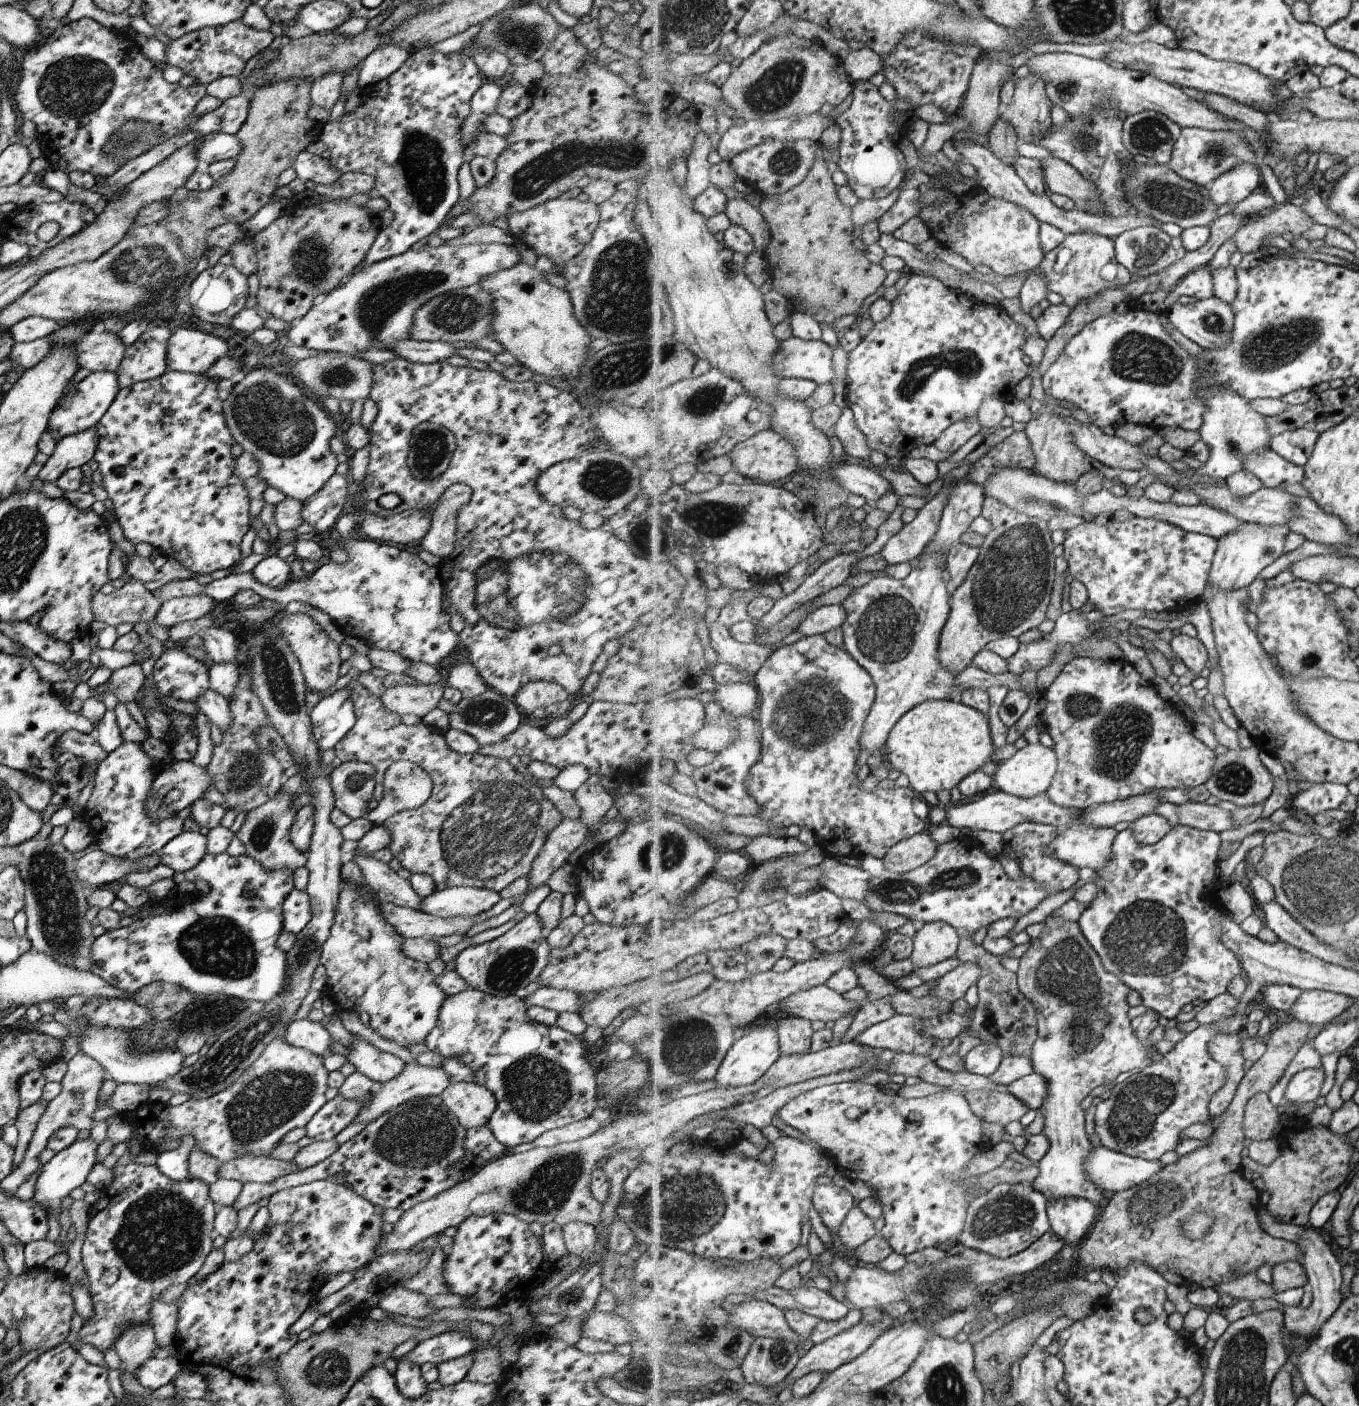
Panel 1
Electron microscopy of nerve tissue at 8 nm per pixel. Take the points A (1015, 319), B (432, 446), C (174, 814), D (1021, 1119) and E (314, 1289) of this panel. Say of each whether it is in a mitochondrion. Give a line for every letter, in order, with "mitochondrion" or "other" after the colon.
A: other
B: mitochondrion
C: other
D: other
E: other

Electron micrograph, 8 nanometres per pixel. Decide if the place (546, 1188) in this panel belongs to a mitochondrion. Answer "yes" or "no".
yes

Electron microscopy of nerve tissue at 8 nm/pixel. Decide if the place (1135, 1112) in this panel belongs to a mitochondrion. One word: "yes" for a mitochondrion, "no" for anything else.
yes

